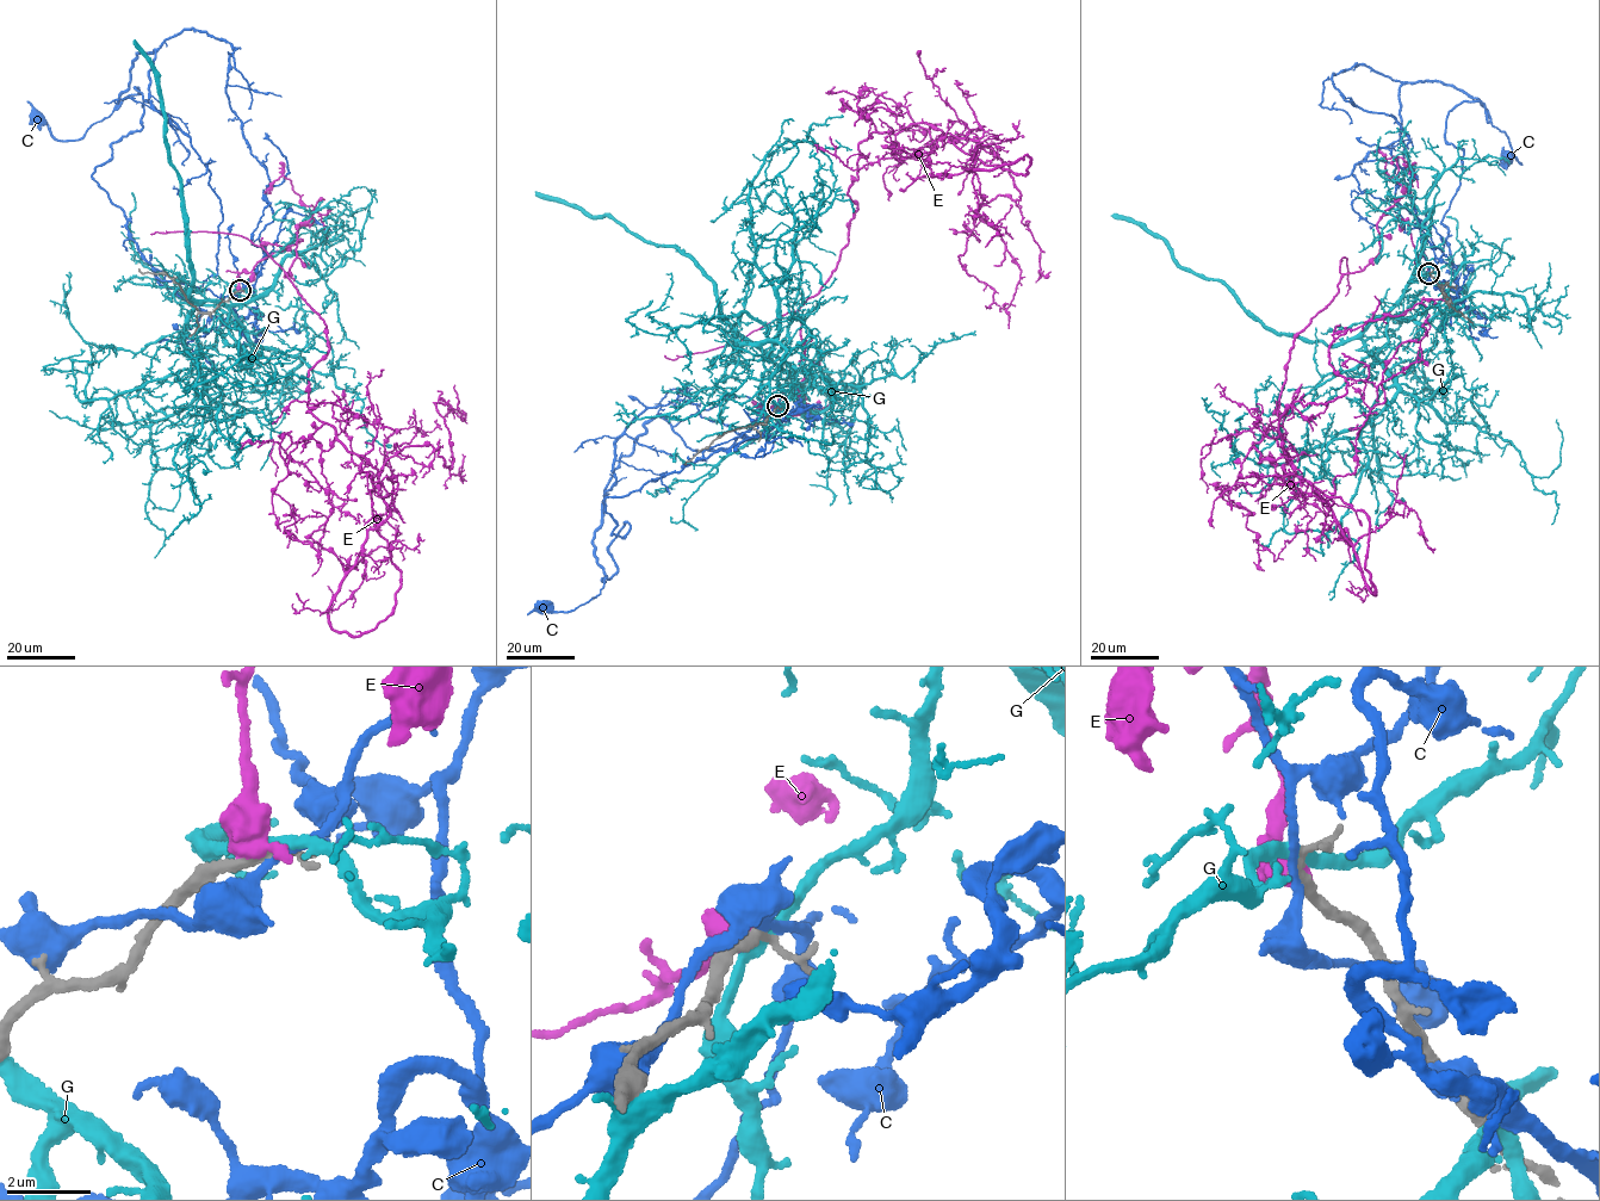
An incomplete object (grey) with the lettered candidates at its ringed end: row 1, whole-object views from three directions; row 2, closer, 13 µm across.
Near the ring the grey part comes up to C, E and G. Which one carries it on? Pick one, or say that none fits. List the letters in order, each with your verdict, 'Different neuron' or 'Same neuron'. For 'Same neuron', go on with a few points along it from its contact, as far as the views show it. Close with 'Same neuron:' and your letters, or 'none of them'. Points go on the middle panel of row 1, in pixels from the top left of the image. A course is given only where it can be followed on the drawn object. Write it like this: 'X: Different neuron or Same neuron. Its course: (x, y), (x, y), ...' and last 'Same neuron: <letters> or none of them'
C: Different neuron
E: Different neuron
G: Different neuron
Same neuron: none of them

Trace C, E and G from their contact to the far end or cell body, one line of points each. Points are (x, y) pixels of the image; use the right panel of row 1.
C: (1430, 273), (1456, 285), (1442, 223), (1463, 150), (1445, 140), (1447, 112), (1481, 101), (1520, 165), (1507, 159)
E: (1430, 274), (1382, 216), (1259, 462), (1294, 470), (1287, 408), (1346, 392), (1338, 336), (1444, 301)
G: (1430, 273), (1362, 338), (1397, 391), (1362, 426), (1292, 462), (1259, 464), (1235, 451), (1207, 398)

